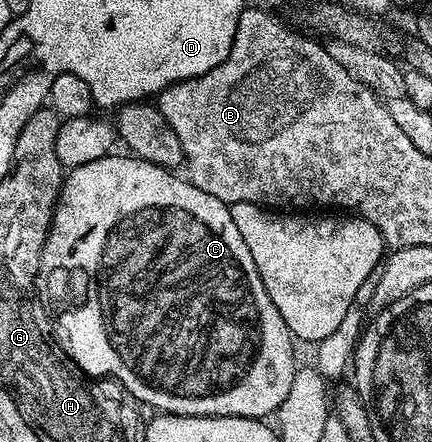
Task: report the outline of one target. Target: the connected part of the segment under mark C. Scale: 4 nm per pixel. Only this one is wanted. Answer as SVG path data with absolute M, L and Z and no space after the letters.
M110 152L105 158L90 160L90 164L74 166L67 171L40 253L38 274L42 279L42 290L48 293L50 306L52 301L54 322L66 339L66 349L85 375L109 374L133 394L137 403L152 404L157 411L165 414L188 414L192 418L205 418L222 416L225 410L240 410L240 406L232 406L232 398L228 398L228 406L224 406L220 390L224 390L224 386L232 386L232 382L236 382L236 374L244 370L244 362L252 358L252 350L248 350L248 338L252 338L252 330L256 330L256 318L264 314L264 318L260 318L260 322L264 322L264 338L272 338L272 334L276 334L276 338L284 338L284 350L288 350L288 345L294 342L292 333L286 328L278 308L274 308L258 276L258 268L254 268L254 256L250 256L250 248L246 248L238 233L234 216L230 216L228 211L229 203L210 196L210 192L202 192L202 188L198 188L187 177L179 178L179 173L135 156L123 158L116 153Z

